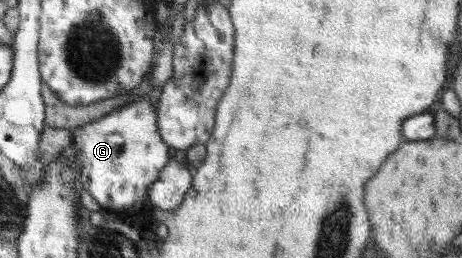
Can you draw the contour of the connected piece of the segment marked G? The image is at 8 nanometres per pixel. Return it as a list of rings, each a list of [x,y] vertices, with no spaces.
[[[148,99],[124,106],[71,132],[72,146],[82,167],[79,178],[102,211],[118,212],[146,201],[152,183],[169,162],[169,145],[160,137],[157,113]]]

